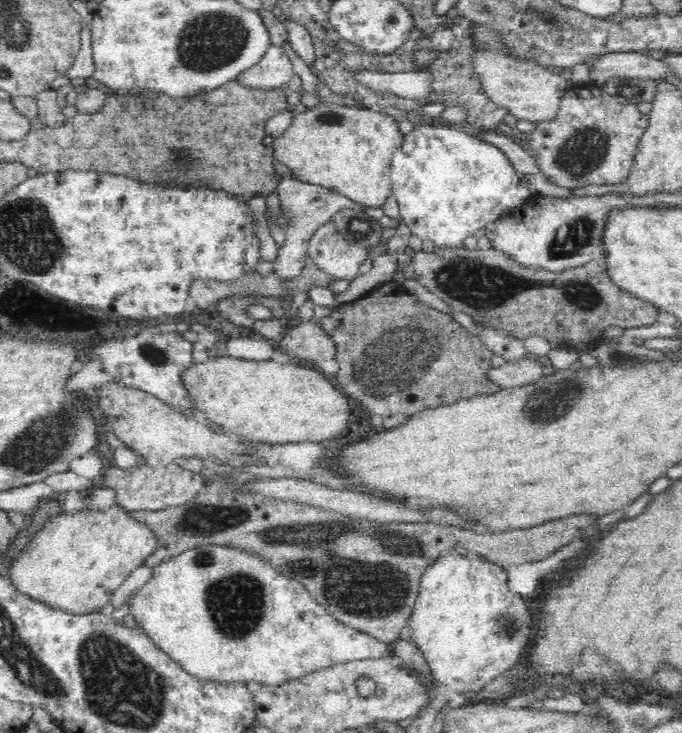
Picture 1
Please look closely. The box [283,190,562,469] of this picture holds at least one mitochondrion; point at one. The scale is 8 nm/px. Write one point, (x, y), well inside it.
(395, 361)

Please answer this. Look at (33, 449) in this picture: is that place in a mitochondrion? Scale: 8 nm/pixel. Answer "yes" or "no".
yes

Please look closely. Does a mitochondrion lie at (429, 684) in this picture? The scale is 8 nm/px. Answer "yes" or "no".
no

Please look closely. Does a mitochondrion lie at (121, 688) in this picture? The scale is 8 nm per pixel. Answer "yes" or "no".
yes

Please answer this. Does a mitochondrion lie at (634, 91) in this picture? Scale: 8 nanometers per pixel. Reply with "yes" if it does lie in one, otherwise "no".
yes

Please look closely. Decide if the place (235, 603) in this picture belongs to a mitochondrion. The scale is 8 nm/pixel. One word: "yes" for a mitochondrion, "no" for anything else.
yes

